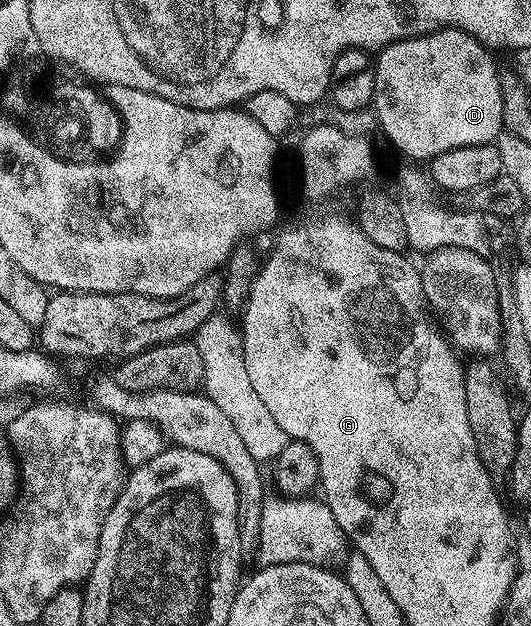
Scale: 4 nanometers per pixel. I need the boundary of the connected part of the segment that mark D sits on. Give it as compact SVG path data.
M443 28L427 34L426 36L416 36L410 40L396 40L394 44L389 44L386 48L380 49L376 53L377 62L372 65L374 72L374 94L371 103L372 110L377 111L377 120L381 123L381 128L385 131L385 136L402 152L405 156L410 156L413 160L428 162L433 157L443 154L452 148L462 148L463 146L479 146L480 144L491 144L501 135L505 123L503 122L503 94L501 93L501 72L497 64L493 61L494 53L485 45L480 44L471 34L467 34L458 28Z

